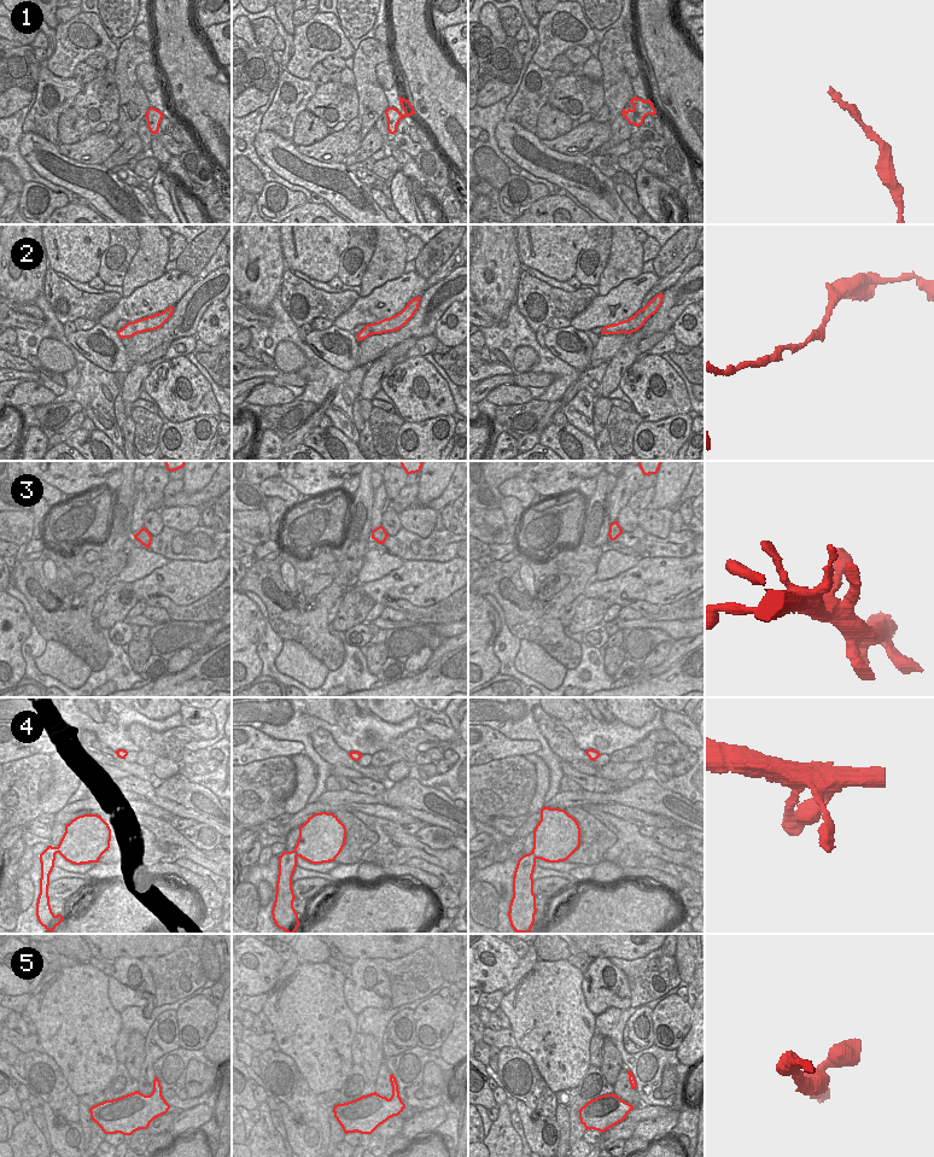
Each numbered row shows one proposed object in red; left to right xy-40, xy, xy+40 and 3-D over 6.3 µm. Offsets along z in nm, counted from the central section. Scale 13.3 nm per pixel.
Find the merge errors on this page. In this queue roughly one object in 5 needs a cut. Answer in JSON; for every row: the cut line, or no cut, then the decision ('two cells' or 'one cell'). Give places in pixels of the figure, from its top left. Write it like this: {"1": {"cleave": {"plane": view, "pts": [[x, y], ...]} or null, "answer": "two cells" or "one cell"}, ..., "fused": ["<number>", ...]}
{"1": {"cleave": null, "answer": "one cell"}, "2": {"cleave": null, "answer": "one cell"}, "3": {"cleave": null, "answer": "one cell"}, "4": {"cleave": null, "answer": "one cell"}, "5": {"cleave": null, "answer": "one cell"}, "fused": []}

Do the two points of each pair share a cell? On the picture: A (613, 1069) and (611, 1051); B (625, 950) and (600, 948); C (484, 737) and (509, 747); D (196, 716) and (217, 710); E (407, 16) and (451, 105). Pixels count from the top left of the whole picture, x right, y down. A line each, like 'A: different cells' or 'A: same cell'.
A: same cell
B: same cell
C: same cell
D: different cells
E: same cell

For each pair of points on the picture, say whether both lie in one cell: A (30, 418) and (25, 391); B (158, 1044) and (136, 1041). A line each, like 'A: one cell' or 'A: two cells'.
A: two cells
B: two cells

